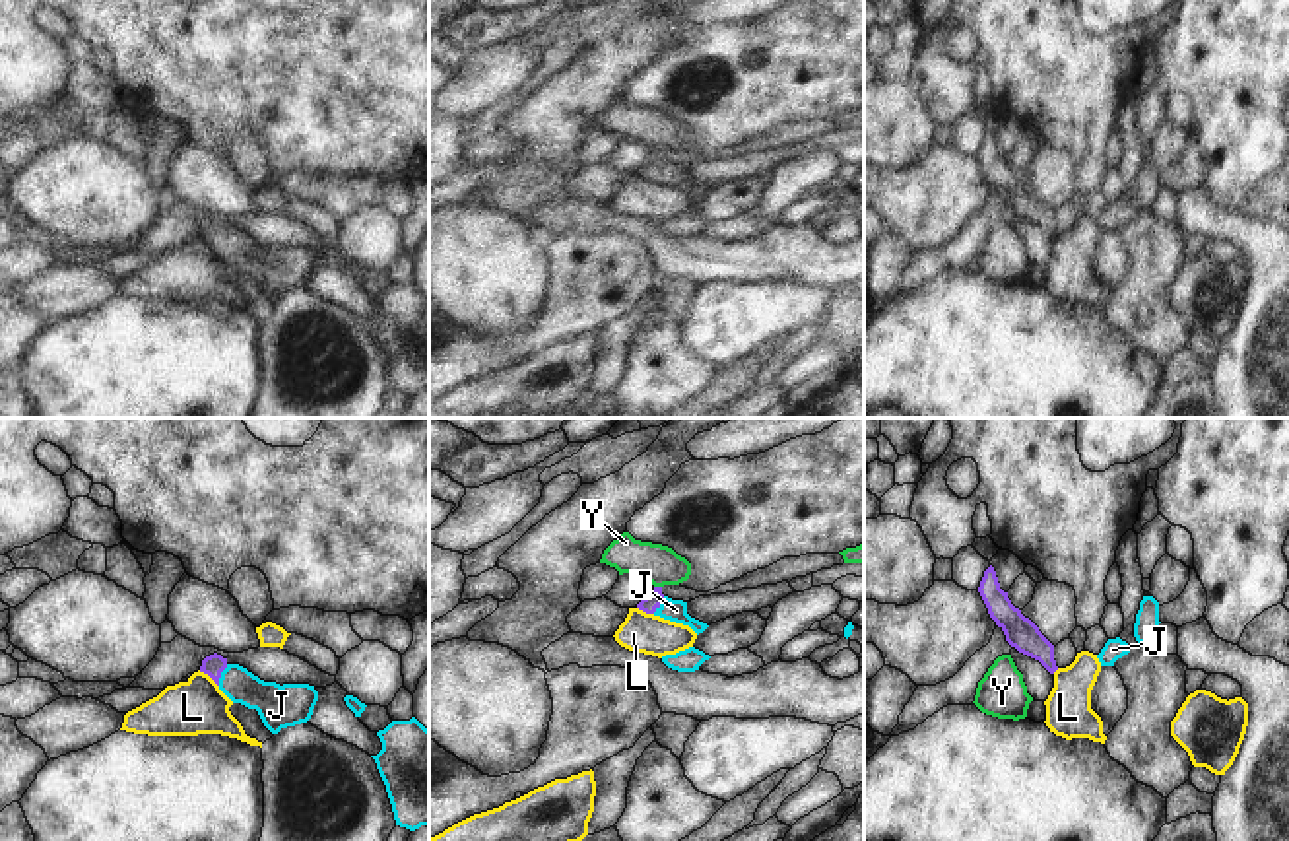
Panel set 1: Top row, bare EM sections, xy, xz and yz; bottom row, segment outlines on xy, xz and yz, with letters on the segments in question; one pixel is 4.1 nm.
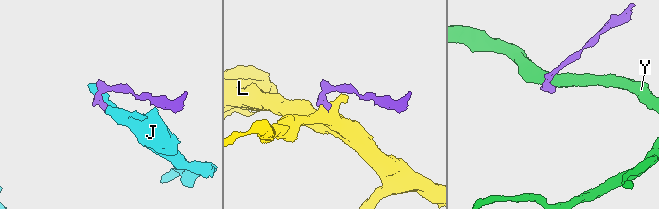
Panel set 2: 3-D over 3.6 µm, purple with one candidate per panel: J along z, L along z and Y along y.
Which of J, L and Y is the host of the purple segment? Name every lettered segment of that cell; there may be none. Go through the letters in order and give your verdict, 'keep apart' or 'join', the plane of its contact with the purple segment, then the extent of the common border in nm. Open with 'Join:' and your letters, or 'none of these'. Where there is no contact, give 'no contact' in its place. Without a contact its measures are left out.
Join: J
J: join; meets purple in xy; contact 100 nm long
L: keep apart; meets purple in xy; contact 110 nm long
Y: keep apart; meets purple in xz; contact 30 nm long

